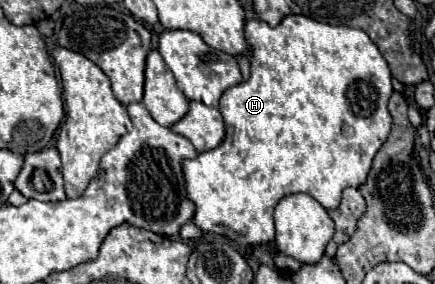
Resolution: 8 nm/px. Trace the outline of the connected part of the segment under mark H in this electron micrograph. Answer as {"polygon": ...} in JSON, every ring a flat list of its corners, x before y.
{"polygon":[[287,16,275,28,263,20,249,20,245,24,245,40,253,54,251,78,229,88,219,102,227,128,223,142,191,160,185,158,181,166,187,198,195,204,191,222,201,232,221,234,237,242,245,256,249,256,255,246,273,242,275,228,271,218,283,196,305,192,325,210,335,210,343,188,359,186,367,180,371,160,391,132,387,102,393,88,385,58,369,36,357,28,329,26,307,16]]}

